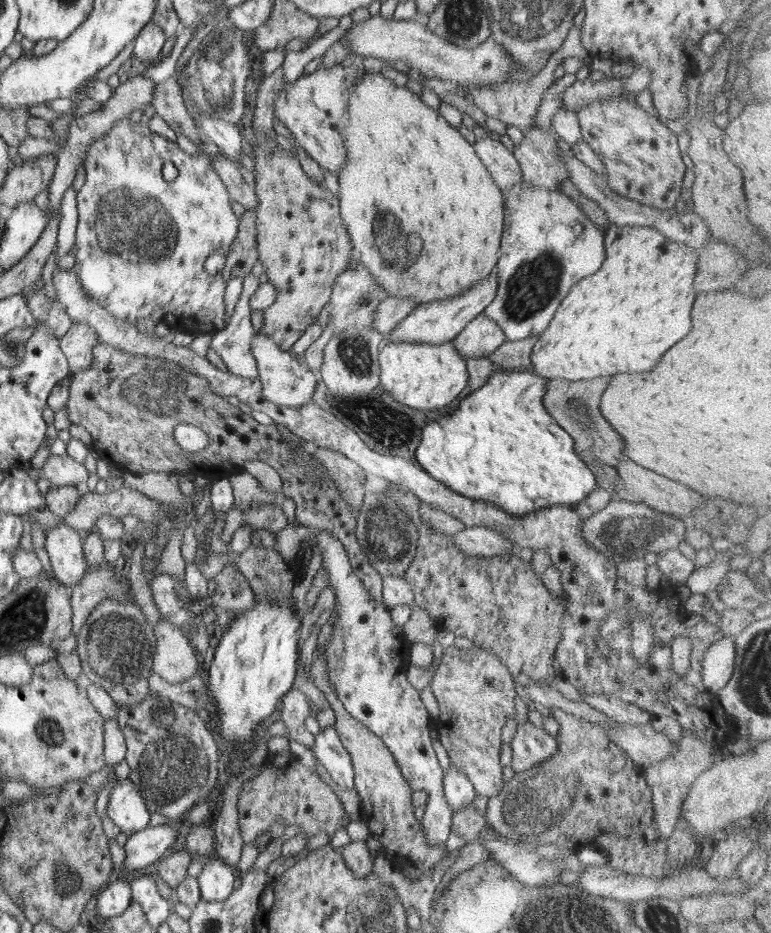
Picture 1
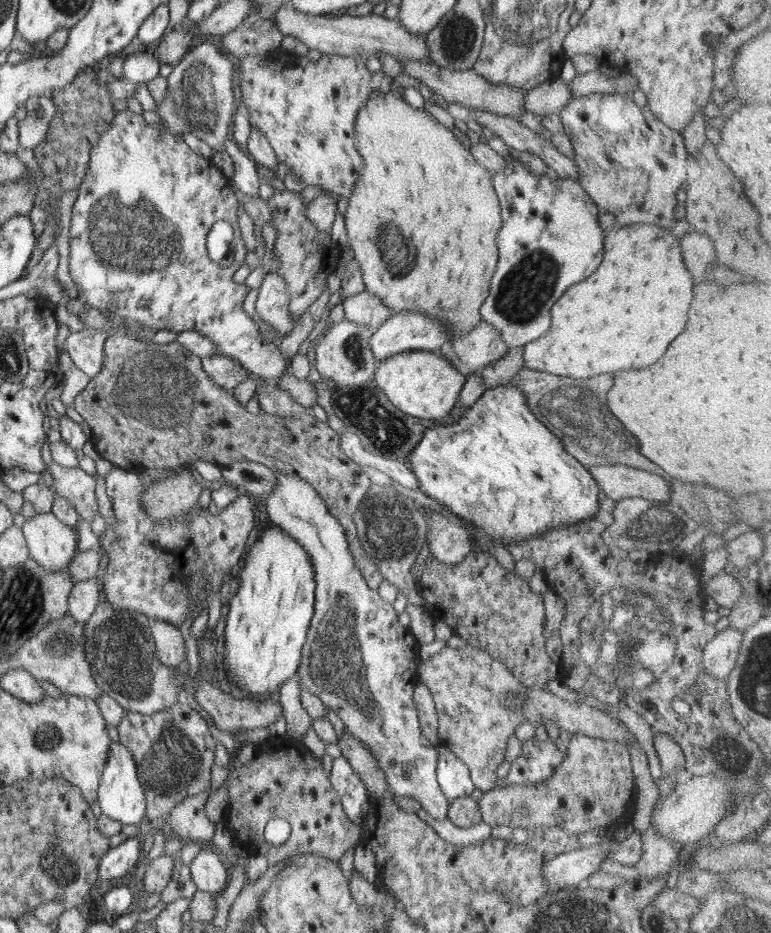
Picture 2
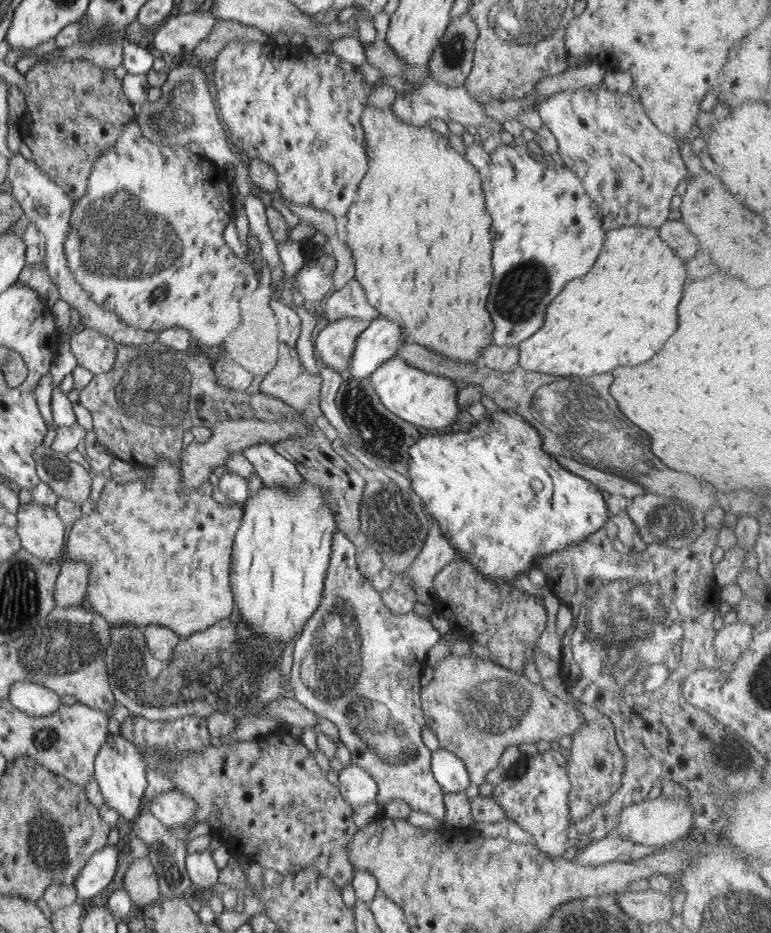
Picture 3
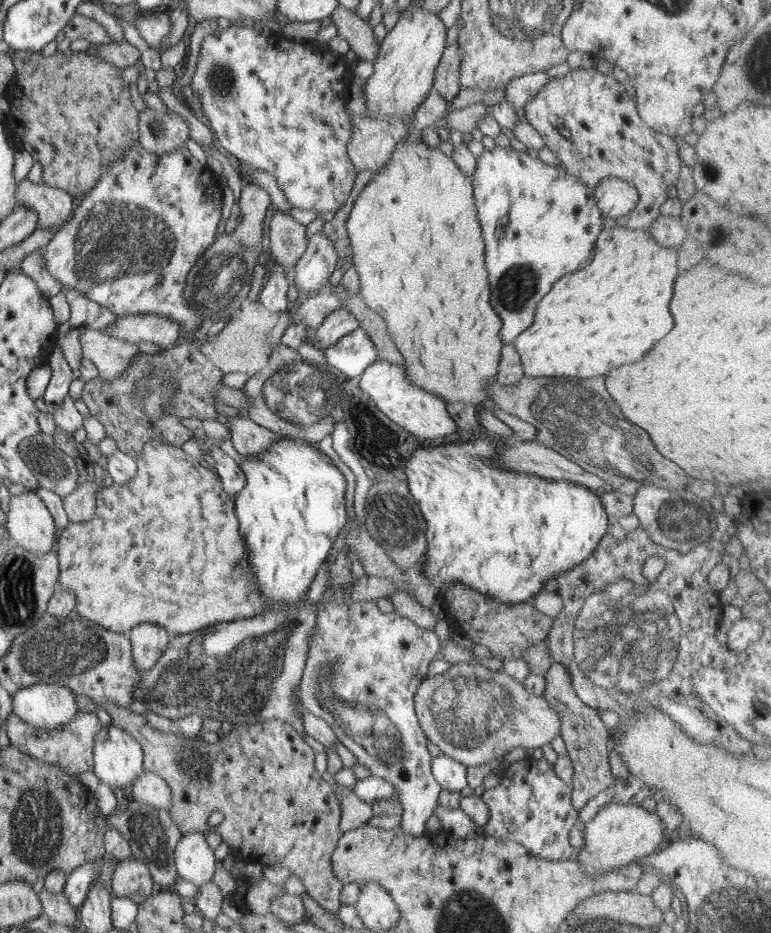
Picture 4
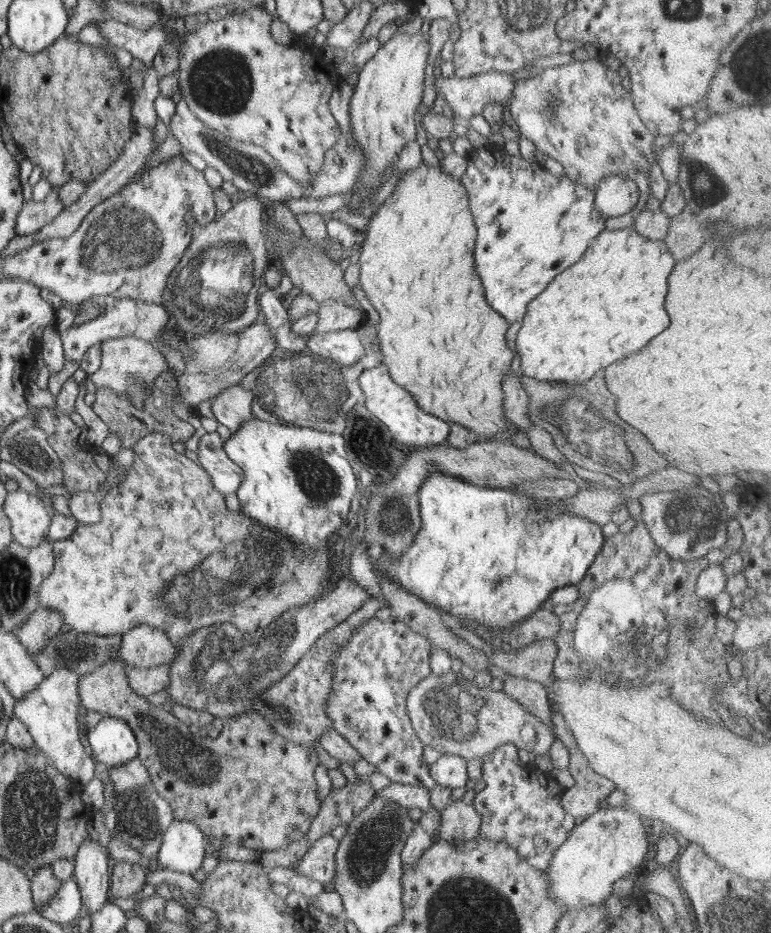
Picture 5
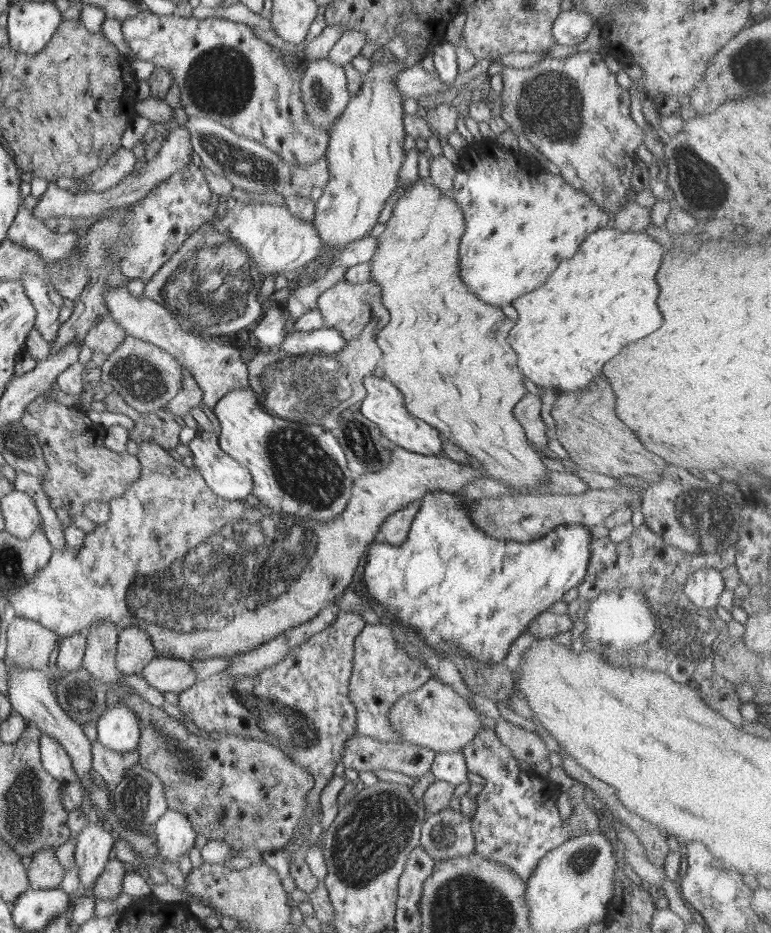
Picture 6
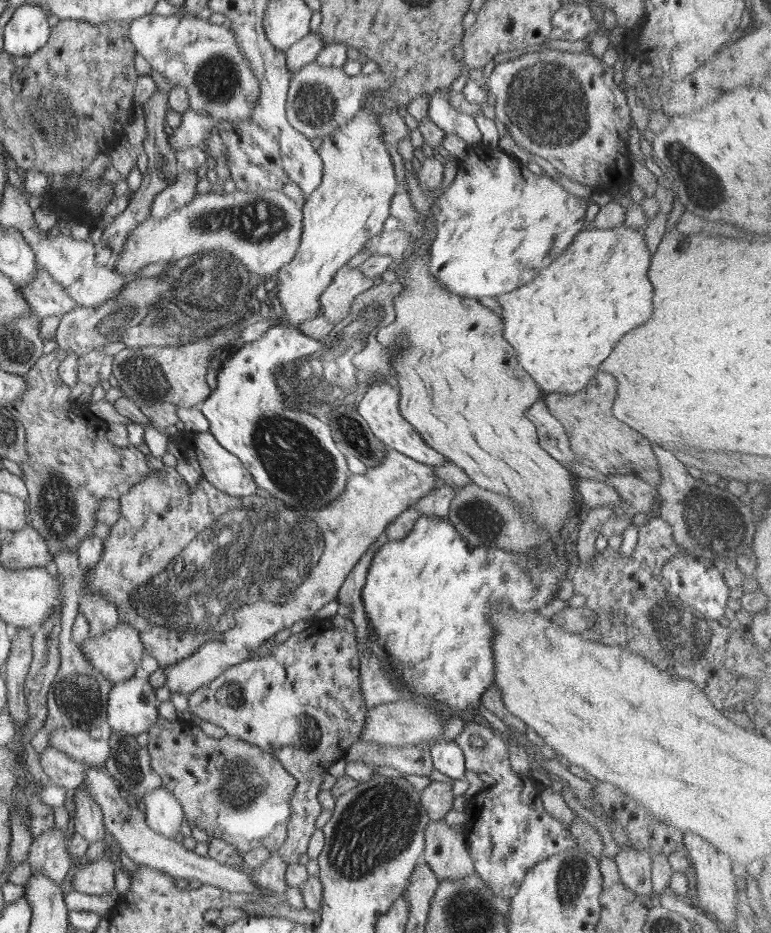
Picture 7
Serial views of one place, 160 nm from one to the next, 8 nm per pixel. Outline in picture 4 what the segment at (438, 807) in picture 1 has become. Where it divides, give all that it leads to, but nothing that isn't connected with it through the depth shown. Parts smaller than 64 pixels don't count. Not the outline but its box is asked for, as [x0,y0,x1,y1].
[226,416,442,836]

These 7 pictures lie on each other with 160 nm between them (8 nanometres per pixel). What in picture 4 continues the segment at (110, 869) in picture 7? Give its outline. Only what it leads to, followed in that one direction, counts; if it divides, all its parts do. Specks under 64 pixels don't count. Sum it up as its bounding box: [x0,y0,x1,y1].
[110,857,157,905]

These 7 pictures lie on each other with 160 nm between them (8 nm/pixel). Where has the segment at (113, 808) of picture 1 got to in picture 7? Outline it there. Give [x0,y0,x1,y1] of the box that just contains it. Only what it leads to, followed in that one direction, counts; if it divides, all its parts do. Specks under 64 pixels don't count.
[107,677,159,736]

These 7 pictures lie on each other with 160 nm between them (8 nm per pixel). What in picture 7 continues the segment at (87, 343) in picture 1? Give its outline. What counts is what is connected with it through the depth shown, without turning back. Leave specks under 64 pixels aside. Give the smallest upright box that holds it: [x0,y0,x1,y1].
[111,318,259,408]

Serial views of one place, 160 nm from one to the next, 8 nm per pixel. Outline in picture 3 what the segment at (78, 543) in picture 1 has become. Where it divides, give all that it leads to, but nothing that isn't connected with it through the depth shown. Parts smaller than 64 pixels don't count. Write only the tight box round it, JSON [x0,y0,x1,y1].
[16,502,68,561]

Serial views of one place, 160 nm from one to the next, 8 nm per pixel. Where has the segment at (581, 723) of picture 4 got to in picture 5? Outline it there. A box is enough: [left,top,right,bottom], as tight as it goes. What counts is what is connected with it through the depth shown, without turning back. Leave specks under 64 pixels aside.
[545,672,616,821]

